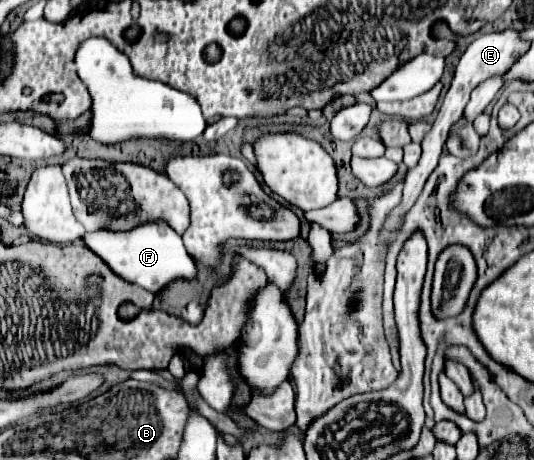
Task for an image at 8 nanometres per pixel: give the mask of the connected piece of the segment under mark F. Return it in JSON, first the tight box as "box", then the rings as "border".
{"box":[83,221,197,295],"border":[[[163,221],[141,225],[131,233],[107,233],[105,229],[99,233],[87,233],[83,237],[87,247],[97,253],[119,277],[125,281],[151,291],[153,295],[161,293],[169,283],[177,279],[197,279],[197,265],[191,255],[185,251],[183,239]]]}

